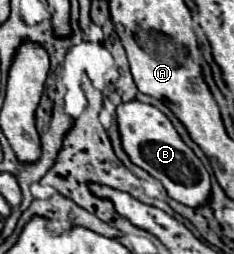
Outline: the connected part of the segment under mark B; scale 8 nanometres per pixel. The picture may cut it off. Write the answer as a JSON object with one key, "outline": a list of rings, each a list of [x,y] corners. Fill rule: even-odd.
{"outline":[[[125,102],[117,106],[117,128],[121,136],[121,146],[129,160],[157,178],[167,194],[185,204],[185,206],[201,206],[209,200],[211,182],[209,172],[201,164],[201,160],[193,154],[193,150],[179,138],[171,120],[151,104],[143,102]]]}

